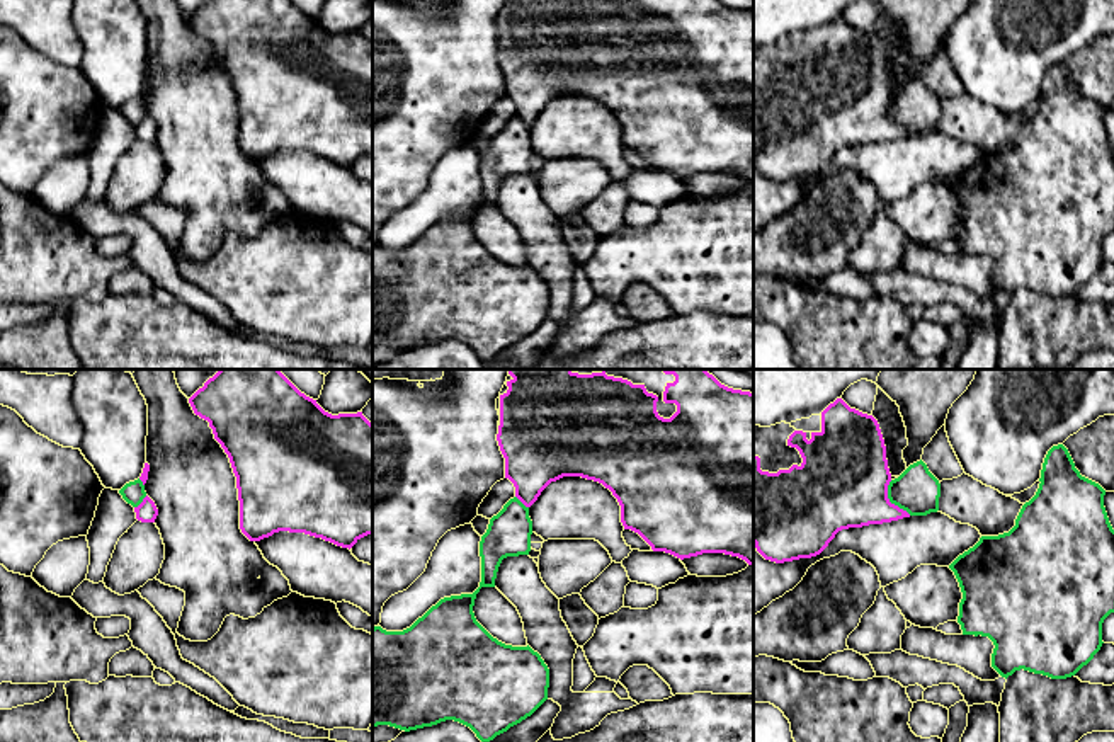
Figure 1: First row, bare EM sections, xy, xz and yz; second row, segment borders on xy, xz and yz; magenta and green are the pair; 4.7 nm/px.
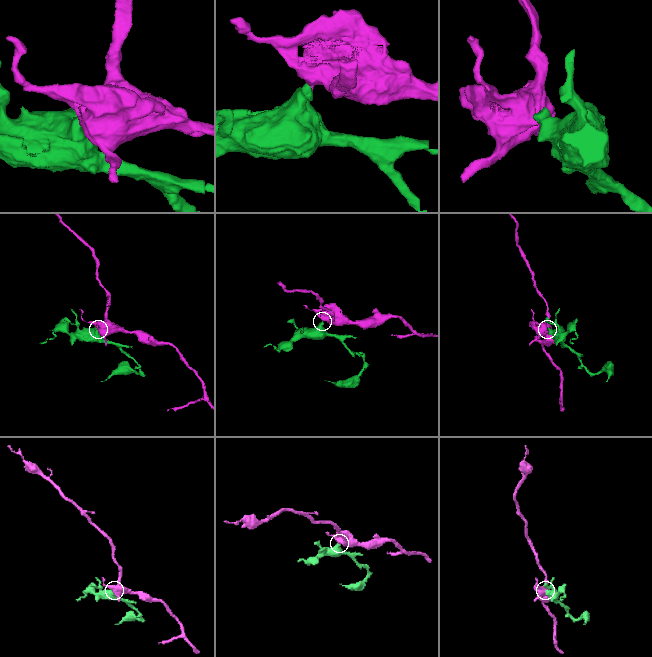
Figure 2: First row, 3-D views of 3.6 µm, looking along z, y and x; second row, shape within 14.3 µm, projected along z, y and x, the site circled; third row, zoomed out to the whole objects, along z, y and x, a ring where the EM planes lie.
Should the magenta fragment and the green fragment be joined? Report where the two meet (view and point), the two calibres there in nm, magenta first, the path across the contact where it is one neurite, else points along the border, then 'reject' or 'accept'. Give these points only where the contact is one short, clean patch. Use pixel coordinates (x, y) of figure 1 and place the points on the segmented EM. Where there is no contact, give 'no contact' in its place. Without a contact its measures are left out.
contact yz (888, 501); calibres 420 and 220 nm; border yz (890, 480), (888, 499), (910, 514); reject

